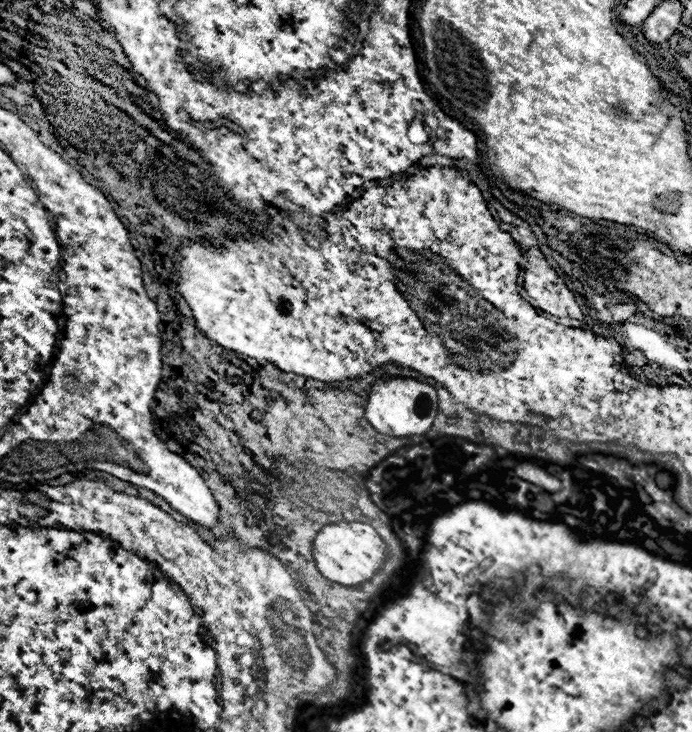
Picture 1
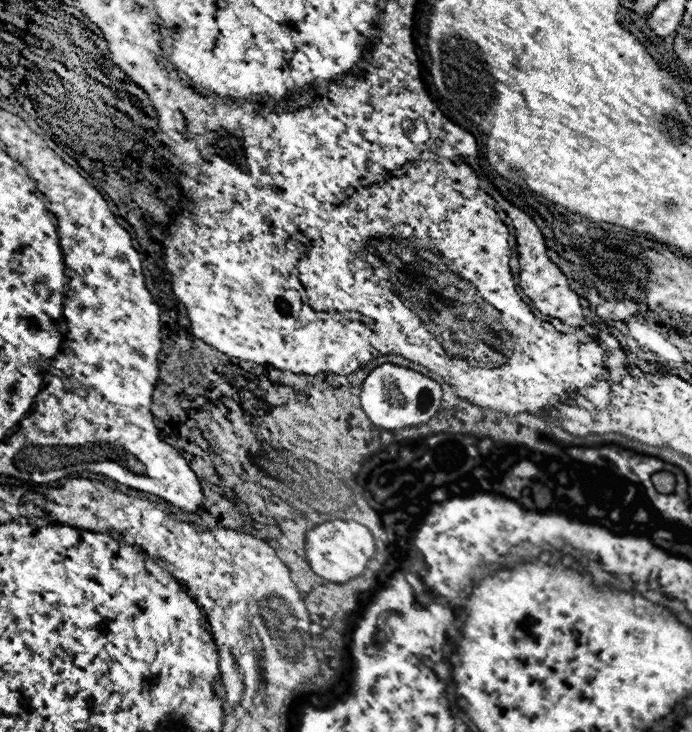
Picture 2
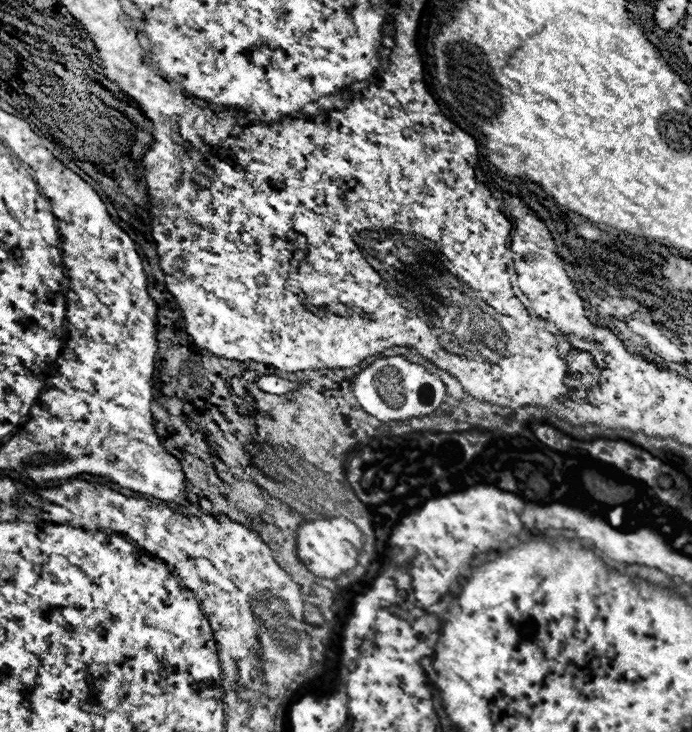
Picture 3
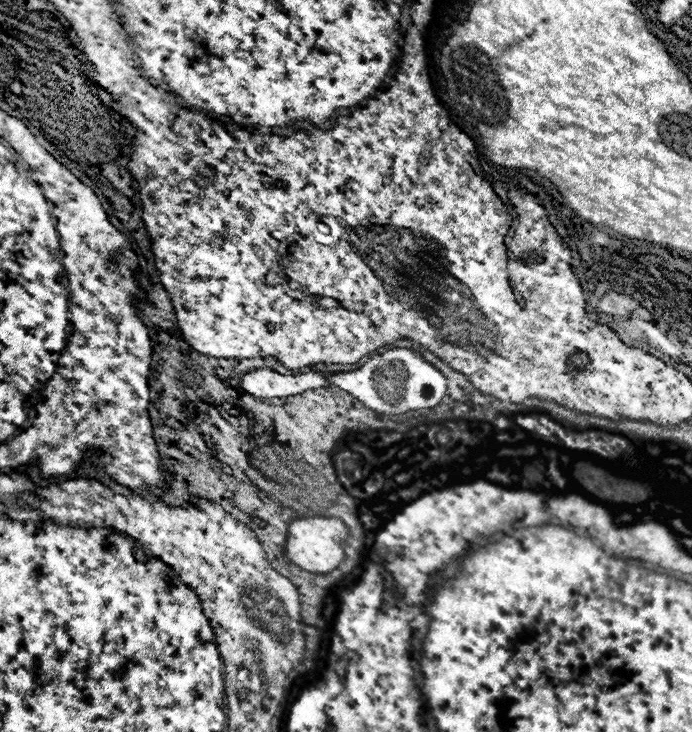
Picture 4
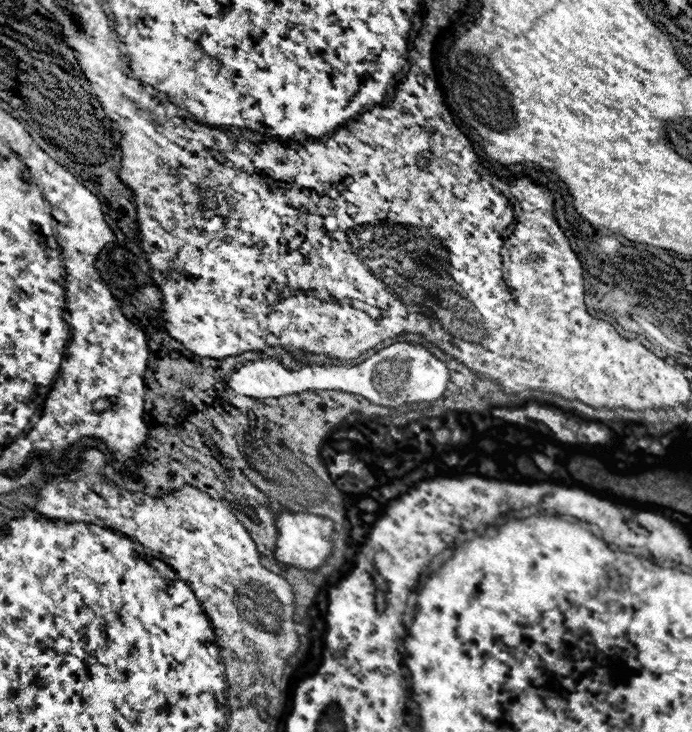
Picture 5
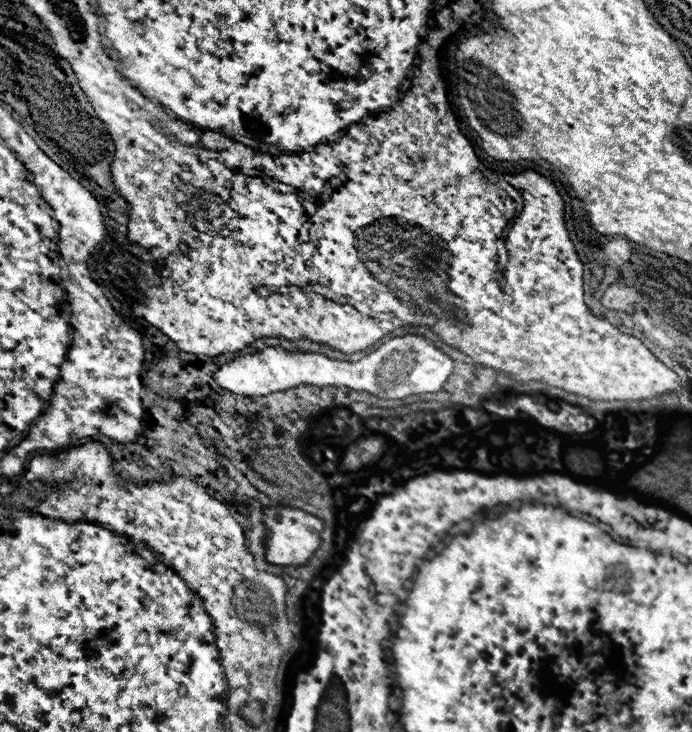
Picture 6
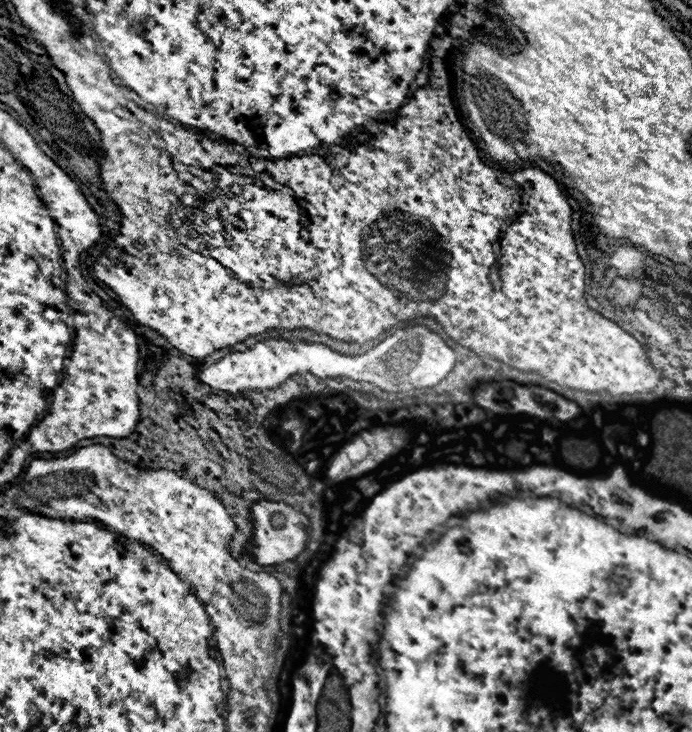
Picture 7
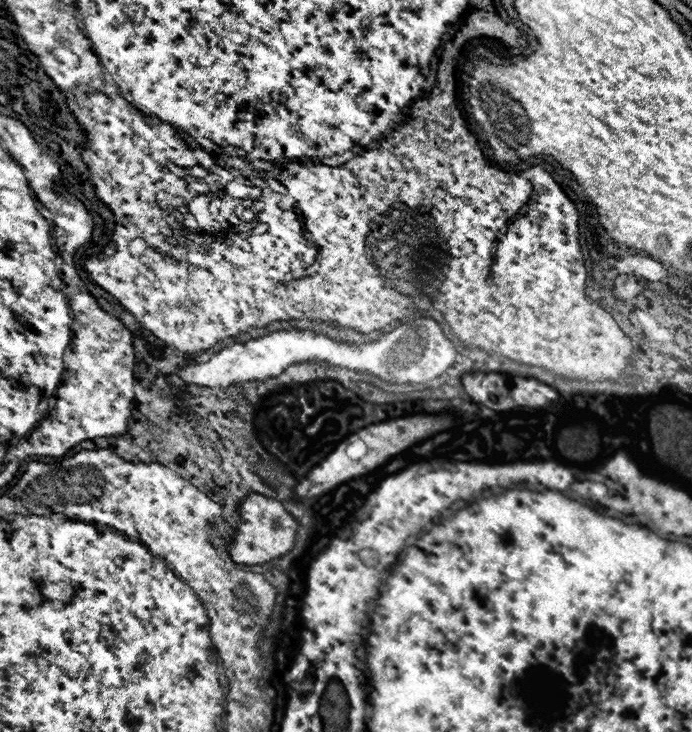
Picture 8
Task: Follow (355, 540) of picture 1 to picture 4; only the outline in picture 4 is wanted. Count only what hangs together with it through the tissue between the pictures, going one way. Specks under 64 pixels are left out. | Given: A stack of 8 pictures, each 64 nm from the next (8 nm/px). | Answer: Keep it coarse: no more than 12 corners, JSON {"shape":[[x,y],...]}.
{"shape":[[298,518],[288,558],[330,574],[344,558],[340,518]]}

